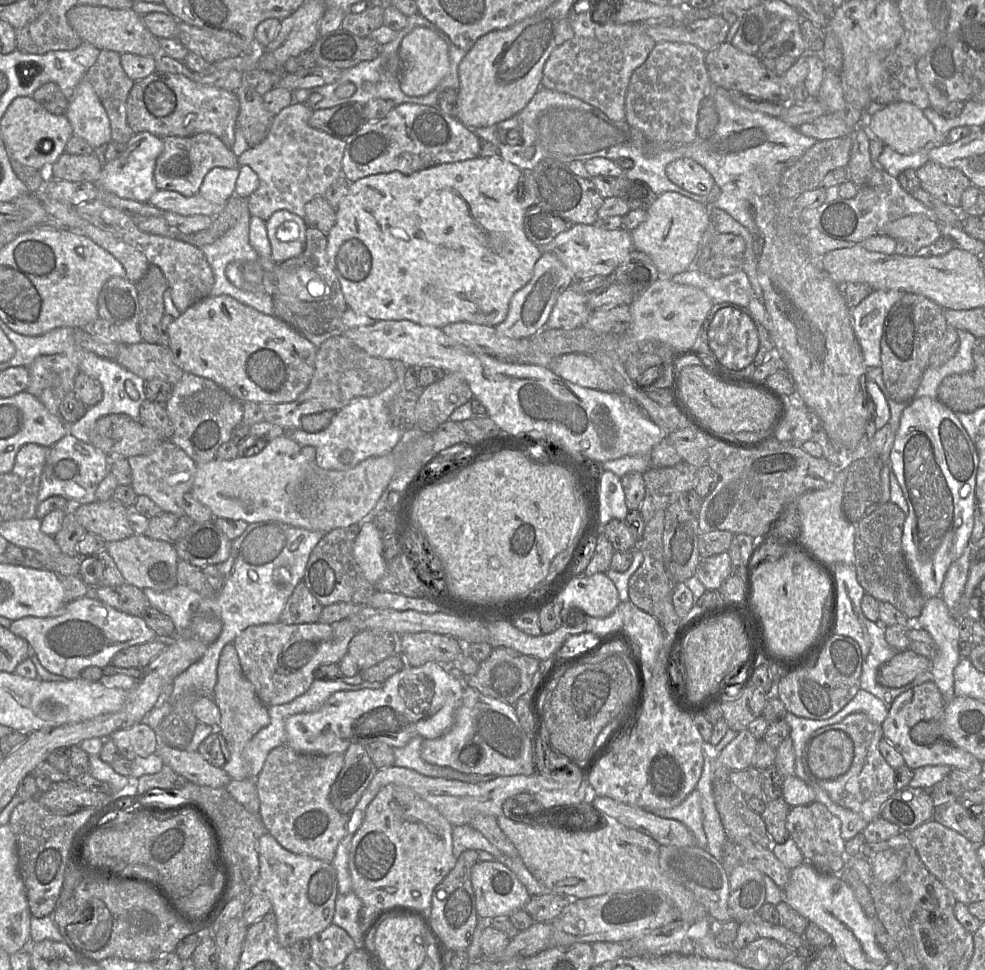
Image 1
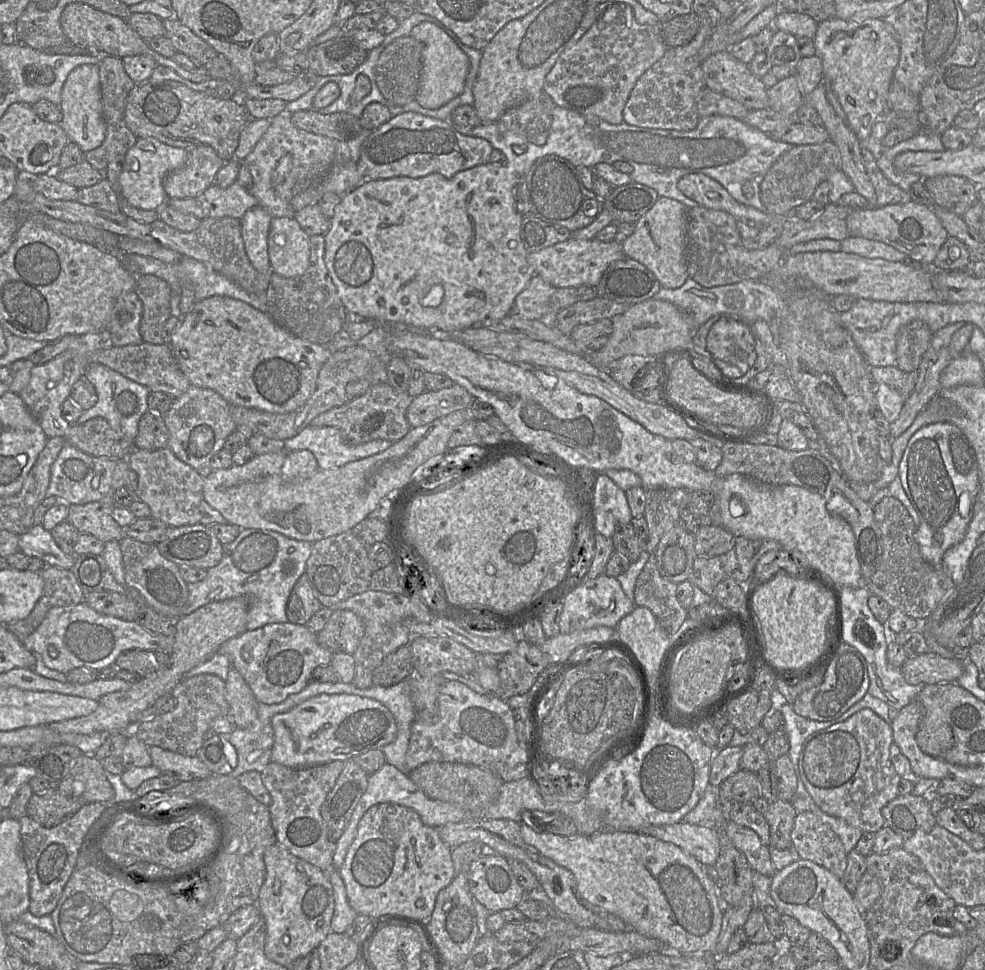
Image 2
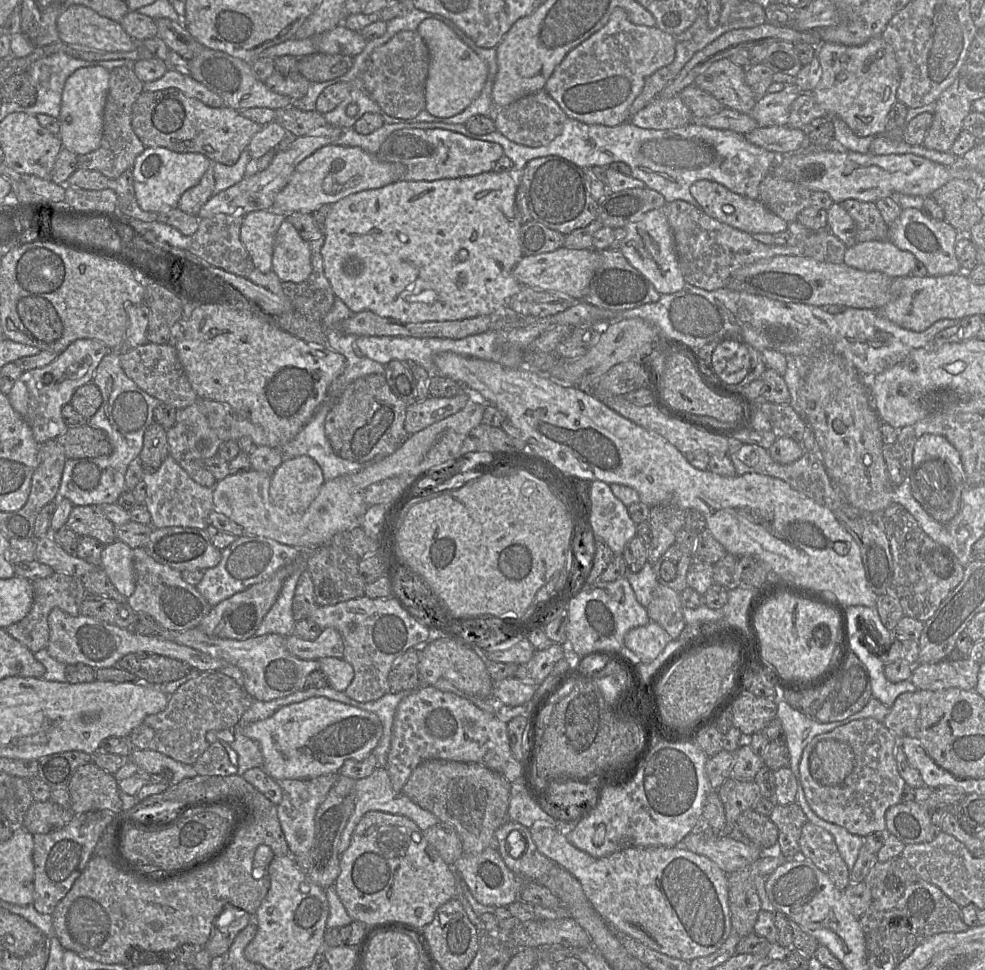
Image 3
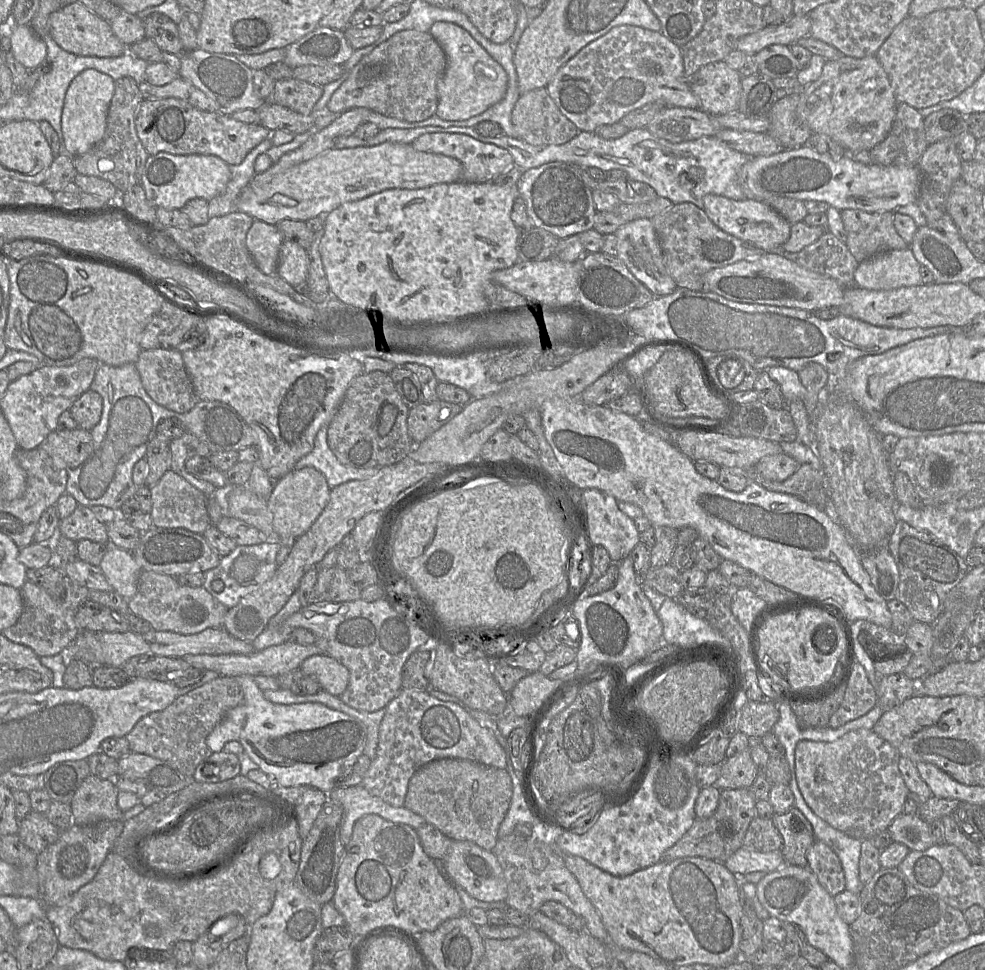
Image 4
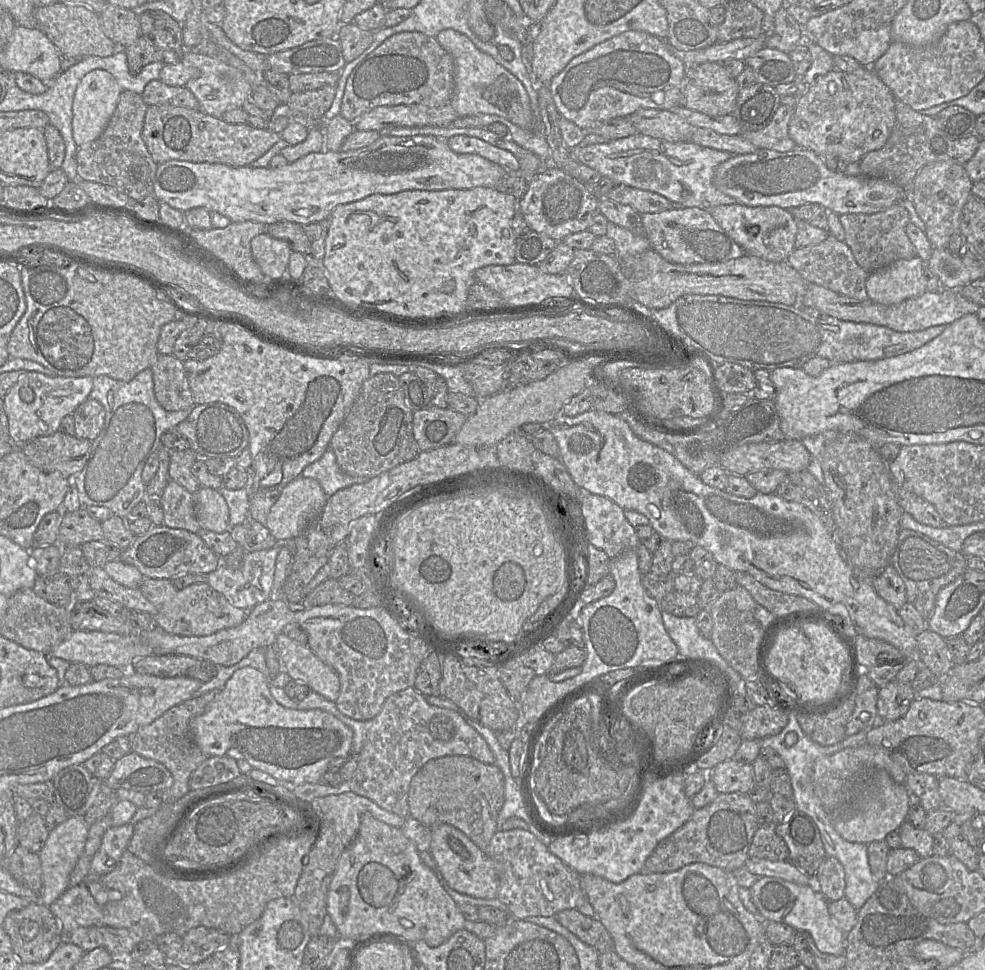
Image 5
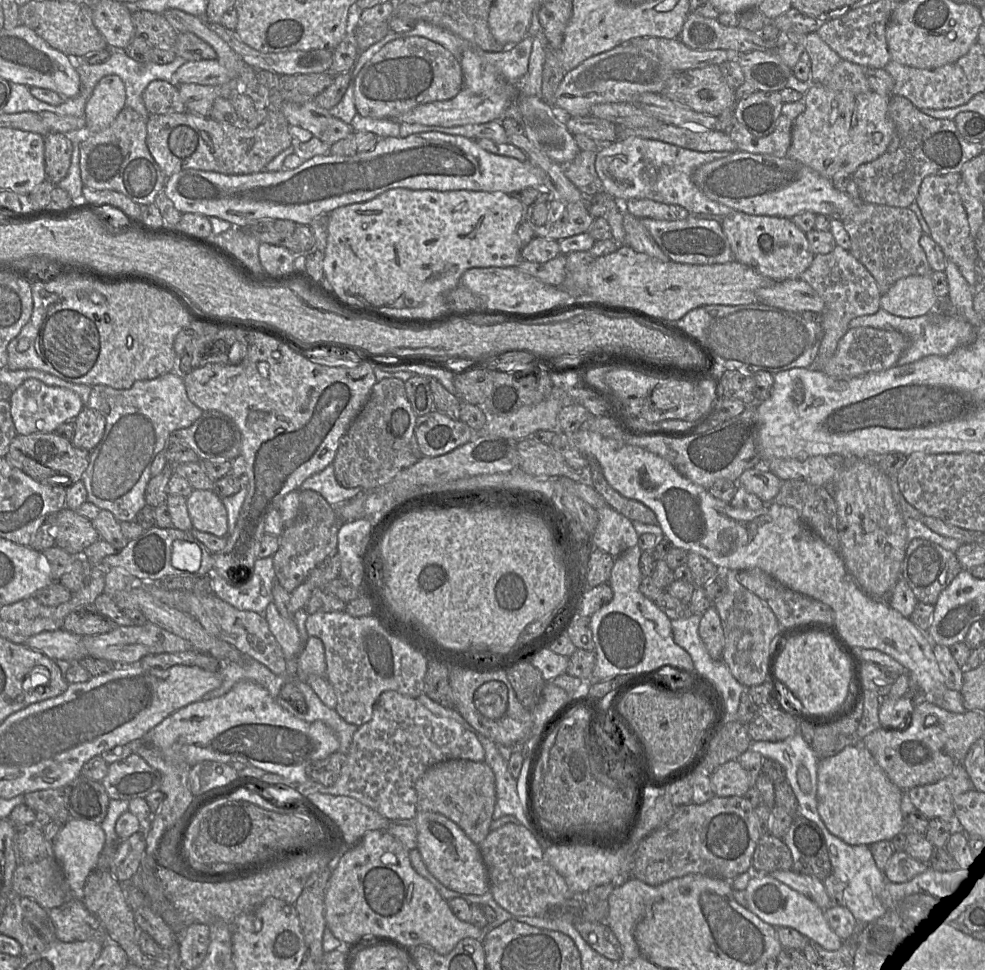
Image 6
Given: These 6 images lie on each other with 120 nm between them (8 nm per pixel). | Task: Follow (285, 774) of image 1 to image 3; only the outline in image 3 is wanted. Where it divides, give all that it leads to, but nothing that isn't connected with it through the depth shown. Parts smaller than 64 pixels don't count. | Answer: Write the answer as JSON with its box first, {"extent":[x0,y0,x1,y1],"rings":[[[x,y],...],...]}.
{"extent":[276,773,339,858],"rings":[[[339,773],[321,775],[309,779],[276,780],[282,789],[282,800],[277,805],[280,825],[290,854],[296,858],[310,851],[315,838],[315,816],[319,805],[325,800]]]}

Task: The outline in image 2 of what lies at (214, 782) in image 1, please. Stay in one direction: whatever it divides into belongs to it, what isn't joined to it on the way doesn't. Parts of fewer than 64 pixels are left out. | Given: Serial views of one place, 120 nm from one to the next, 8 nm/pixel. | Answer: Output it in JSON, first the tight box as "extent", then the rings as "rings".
{"extent":[149,746,212,782],"rings":[[[150,746],[149,753],[154,766],[162,773],[174,775],[180,782],[204,779],[212,775],[197,755],[186,756],[159,746]]]}

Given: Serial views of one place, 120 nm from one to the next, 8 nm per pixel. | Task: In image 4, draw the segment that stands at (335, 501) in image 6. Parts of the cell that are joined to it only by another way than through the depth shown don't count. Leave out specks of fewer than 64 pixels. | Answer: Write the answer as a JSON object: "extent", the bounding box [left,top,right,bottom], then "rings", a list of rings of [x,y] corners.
{"extent":[294,426,380,489],"rings":[[[323,426],[318,431],[313,450],[302,457],[294,466],[300,470],[304,467],[313,467],[320,471],[326,478],[330,489],[353,480],[364,480],[375,475],[380,468],[355,468],[345,466],[336,458],[327,442],[328,426]]]}

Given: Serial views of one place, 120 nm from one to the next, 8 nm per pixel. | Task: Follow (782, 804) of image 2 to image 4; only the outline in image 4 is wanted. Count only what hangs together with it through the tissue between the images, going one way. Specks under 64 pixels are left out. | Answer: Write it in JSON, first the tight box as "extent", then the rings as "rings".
{"extent":[772,807,816,867],"rings":[[[793,807],[785,814],[775,814],[772,821],[783,838],[781,854],[785,862],[808,867],[807,853],[816,840],[808,819]]]}

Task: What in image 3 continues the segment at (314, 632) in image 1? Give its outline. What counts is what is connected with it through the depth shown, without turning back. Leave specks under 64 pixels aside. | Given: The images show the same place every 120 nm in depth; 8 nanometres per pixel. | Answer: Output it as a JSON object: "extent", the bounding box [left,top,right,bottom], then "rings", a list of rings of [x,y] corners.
{"extent":[155,628,320,701],"rings":[[[194,628],[155,636],[166,637],[177,644],[199,650],[213,658],[223,659],[238,667],[244,675],[243,689],[246,694],[250,699],[259,701],[271,701],[304,690],[303,686],[307,676],[315,670],[320,670],[318,660],[302,660],[291,654],[285,646],[285,637],[278,634],[265,634],[246,640],[234,640],[211,637],[199,628]]]}

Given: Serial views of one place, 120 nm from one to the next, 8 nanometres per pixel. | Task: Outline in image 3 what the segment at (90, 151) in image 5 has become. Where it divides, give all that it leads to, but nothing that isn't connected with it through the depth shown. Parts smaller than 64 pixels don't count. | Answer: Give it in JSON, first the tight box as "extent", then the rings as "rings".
{"extent":[78,65,146,181],"rings":[[[130,65],[119,66],[109,71],[109,90],[103,112],[100,146],[93,152],[79,155],[78,168],[96,170],[112,181],[132,169],[136,157],[146,148],[131,126],[132,105],[142,92],[143,82],[138,79]]]}

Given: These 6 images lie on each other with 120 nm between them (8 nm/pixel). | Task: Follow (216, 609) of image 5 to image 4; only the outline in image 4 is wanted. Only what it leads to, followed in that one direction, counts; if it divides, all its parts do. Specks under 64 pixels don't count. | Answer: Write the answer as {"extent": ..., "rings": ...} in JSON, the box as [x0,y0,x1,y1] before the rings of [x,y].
{"extent":[128,570,228,634],"rings":[[[142,570],[135,595],[128,600],[131,613],[150,623],[153,630],[179,634],[197,634],[208,628],[222,628],[228,608],[203,586],[180,584],[176,577]]]}

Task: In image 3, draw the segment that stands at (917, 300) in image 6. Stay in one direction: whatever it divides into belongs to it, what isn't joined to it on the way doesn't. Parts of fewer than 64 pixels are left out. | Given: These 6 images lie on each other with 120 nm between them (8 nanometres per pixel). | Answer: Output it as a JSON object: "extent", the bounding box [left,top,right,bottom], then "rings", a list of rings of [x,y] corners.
{"extent":[844,241,918,279],"rings":[[[869,241],[848,246],[844,263],[858,270],[880,272],[895,279],[911,276],[918,260],[890,241]]]}

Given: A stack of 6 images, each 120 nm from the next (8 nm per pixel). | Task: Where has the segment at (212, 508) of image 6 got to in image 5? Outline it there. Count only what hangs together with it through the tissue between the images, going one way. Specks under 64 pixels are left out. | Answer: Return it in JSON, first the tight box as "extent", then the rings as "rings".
{"extent":[193,487,229,531],"rings":[[[201,487],[193,494],[195,515],[202,529],[229,531],[229,508],[219,490]]]}

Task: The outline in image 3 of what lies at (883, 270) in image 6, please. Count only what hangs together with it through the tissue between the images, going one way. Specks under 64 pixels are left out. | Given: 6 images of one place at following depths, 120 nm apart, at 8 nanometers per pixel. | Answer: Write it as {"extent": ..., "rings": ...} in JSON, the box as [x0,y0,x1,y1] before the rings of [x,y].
{"extent":[842,199,889,243],"rings":[[[848,199],[842,202],[856,225],[856,243],[889,241],[889,226],[875,203]]]}

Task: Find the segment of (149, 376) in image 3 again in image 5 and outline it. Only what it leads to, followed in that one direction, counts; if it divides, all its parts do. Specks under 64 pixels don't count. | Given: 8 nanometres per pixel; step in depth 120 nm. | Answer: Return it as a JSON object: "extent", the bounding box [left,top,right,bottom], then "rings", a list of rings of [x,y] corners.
{"extent":[150,354,195,411],"rings":[[[159,354],[150,369],[155,397],[165,410],[178,411],[195,405],[182,361],[172,354]]]}

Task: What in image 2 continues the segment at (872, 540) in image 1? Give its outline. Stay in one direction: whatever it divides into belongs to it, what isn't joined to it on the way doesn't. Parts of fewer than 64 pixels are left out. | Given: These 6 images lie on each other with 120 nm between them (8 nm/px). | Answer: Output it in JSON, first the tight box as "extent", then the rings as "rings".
{"extent":[864,496,956,621],"rings":[[[886,496],[873,507],[873,513],[882,535],[882,554],[871,577],[864,578],[865,586],[891,608],[926,621],[956,585],[942,564],[933,565],[924,559],[915,540],[916,525],[899,500]]]}

